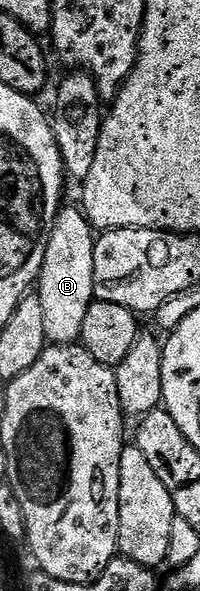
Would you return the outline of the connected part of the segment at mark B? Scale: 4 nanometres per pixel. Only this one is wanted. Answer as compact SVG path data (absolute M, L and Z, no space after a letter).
M64 206L56 213L56 225L52 227L38 281L46 338L52 344L75 344L80 339L82 322L86 322L86 310L90 310L96 295L94 290L96 238L97 233L79 207Z

